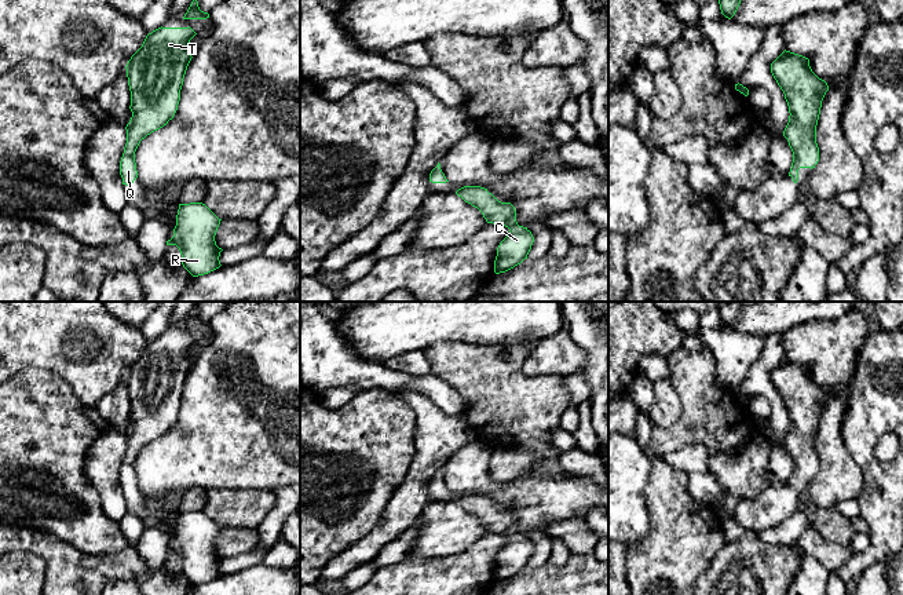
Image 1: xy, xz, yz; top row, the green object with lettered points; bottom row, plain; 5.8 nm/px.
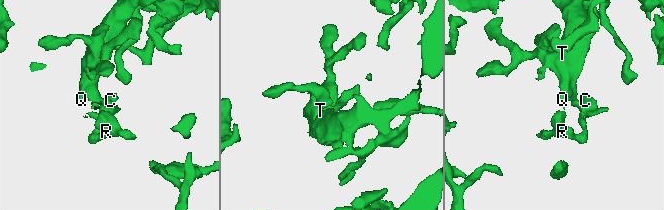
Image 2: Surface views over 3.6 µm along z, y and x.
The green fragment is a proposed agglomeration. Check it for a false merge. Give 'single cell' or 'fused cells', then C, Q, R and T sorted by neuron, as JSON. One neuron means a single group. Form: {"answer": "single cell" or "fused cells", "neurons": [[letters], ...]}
{"answer": "single cell", "neurons": [["C", "Q", "R", "T"]]}

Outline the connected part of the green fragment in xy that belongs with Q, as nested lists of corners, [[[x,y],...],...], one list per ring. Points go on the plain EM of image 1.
[[[158,336],[149,342],[142,355],[131,365],[125,377],[131,399],[132,426],[127,432],[127,452],[120,470],[123,493],[131,494],[138,486],[135,460],[142,448],[162,437],[173,427],[180,409],[180,398],[191,369],[190,348],[197,342],[189,336]]]

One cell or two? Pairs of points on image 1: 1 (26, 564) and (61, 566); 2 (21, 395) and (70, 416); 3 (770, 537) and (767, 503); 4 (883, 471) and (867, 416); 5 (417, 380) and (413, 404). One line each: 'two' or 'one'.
1: two
2: one
3: two
4: one
5: two

